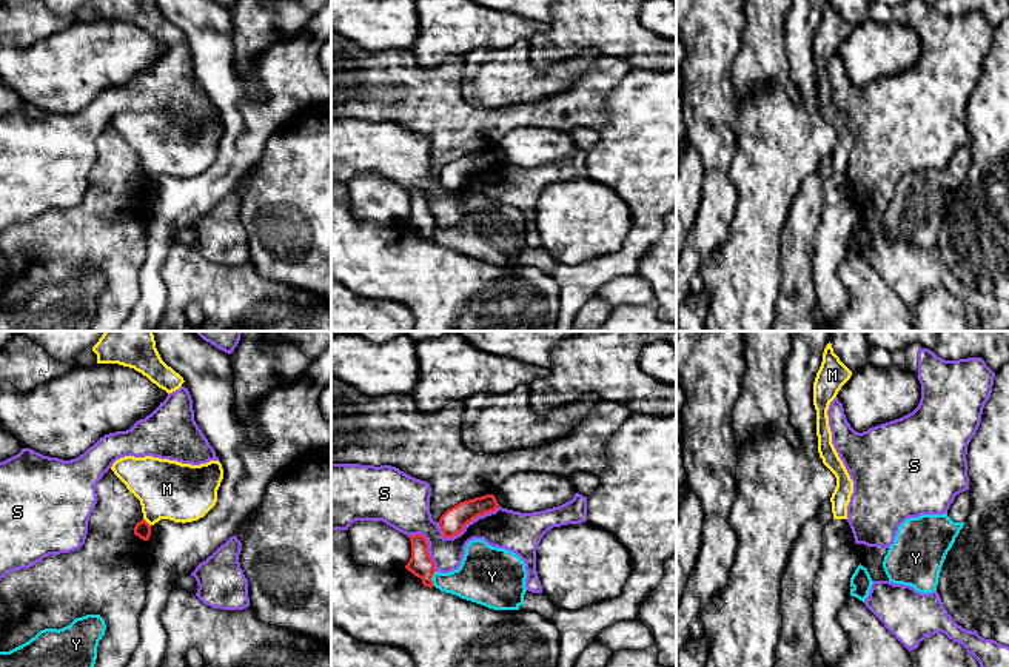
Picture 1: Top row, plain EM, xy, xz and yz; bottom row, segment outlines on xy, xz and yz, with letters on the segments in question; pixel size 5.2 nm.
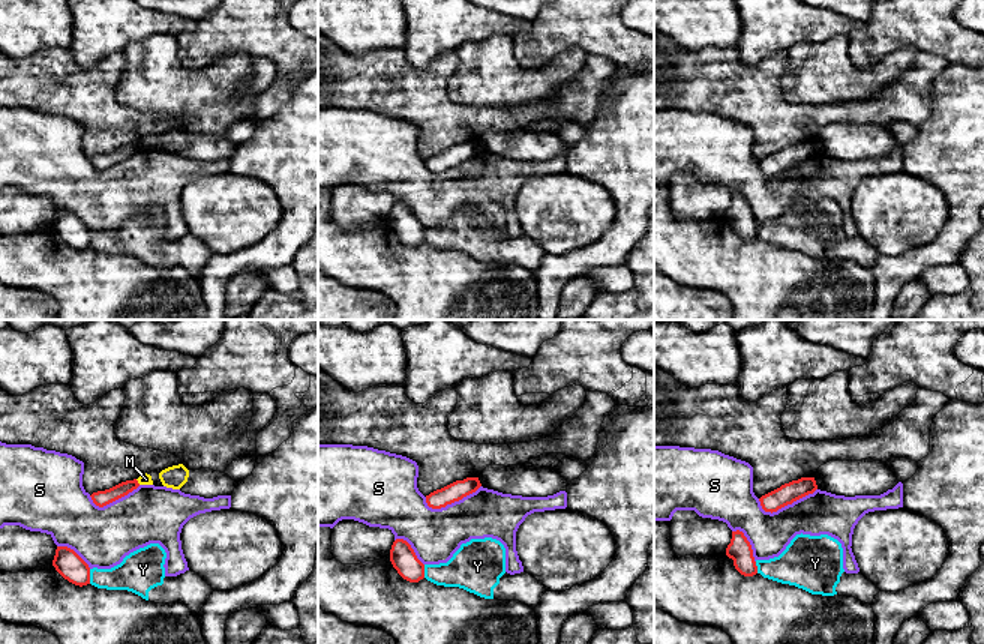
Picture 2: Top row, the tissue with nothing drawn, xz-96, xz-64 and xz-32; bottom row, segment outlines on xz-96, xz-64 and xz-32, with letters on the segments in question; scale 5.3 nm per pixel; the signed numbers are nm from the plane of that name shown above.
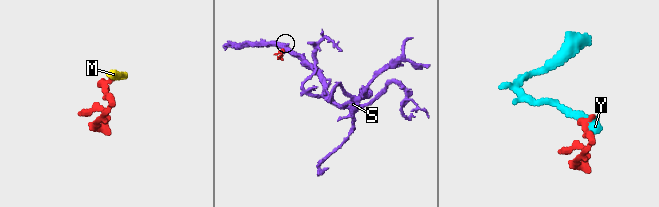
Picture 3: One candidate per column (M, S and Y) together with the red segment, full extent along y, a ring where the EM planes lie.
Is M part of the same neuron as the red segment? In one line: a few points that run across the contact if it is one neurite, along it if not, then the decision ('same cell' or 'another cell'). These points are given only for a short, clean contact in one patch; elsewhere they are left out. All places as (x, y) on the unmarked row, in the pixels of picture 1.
line xy (144, 173), (150, 180); another cell

